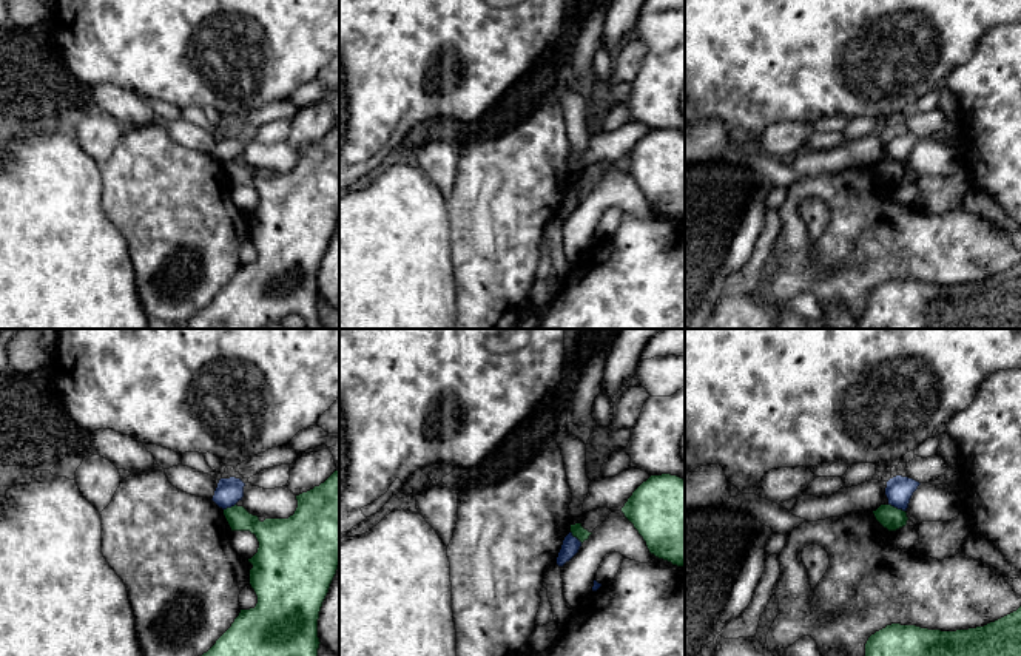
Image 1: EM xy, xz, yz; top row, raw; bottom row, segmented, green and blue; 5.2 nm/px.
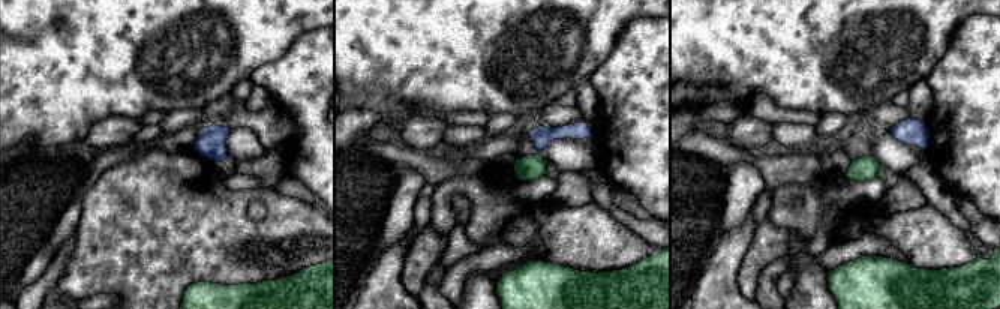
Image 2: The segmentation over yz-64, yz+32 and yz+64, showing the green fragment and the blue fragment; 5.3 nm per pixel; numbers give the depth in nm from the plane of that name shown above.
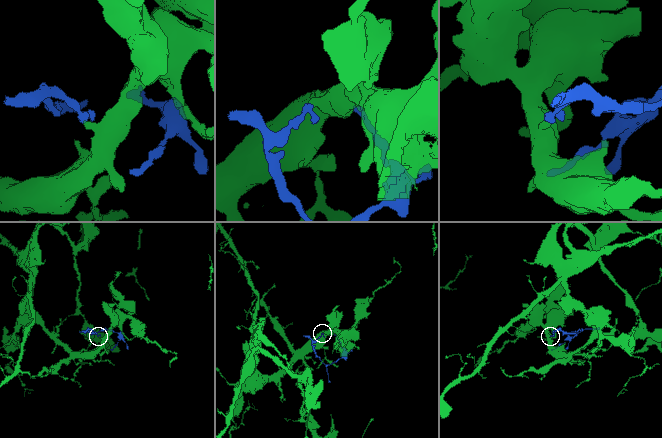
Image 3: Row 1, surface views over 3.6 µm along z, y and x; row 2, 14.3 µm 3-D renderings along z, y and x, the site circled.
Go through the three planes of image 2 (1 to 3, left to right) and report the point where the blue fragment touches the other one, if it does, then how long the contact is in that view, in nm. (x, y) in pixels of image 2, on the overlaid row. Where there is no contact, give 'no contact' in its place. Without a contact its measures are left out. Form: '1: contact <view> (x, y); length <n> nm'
1: no contact
2: no contact
3: no contact

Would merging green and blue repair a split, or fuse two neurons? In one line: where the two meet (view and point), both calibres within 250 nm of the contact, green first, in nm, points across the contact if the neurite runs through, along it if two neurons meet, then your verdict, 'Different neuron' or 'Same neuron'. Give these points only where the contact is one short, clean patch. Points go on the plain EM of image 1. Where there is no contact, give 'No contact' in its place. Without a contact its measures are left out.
Touches green at yz (896, 162). Thickness 120 nm (green) against 140 nm. Boundary: yz (889, 158), (904, 165). Different neuron

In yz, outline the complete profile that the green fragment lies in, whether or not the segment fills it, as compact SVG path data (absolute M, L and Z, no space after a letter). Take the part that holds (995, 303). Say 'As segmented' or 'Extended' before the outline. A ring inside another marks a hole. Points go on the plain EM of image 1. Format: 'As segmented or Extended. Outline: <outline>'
As segmented. Outline: M1021 261L969 284L887 279L868 292L856 329L1021 329Z

